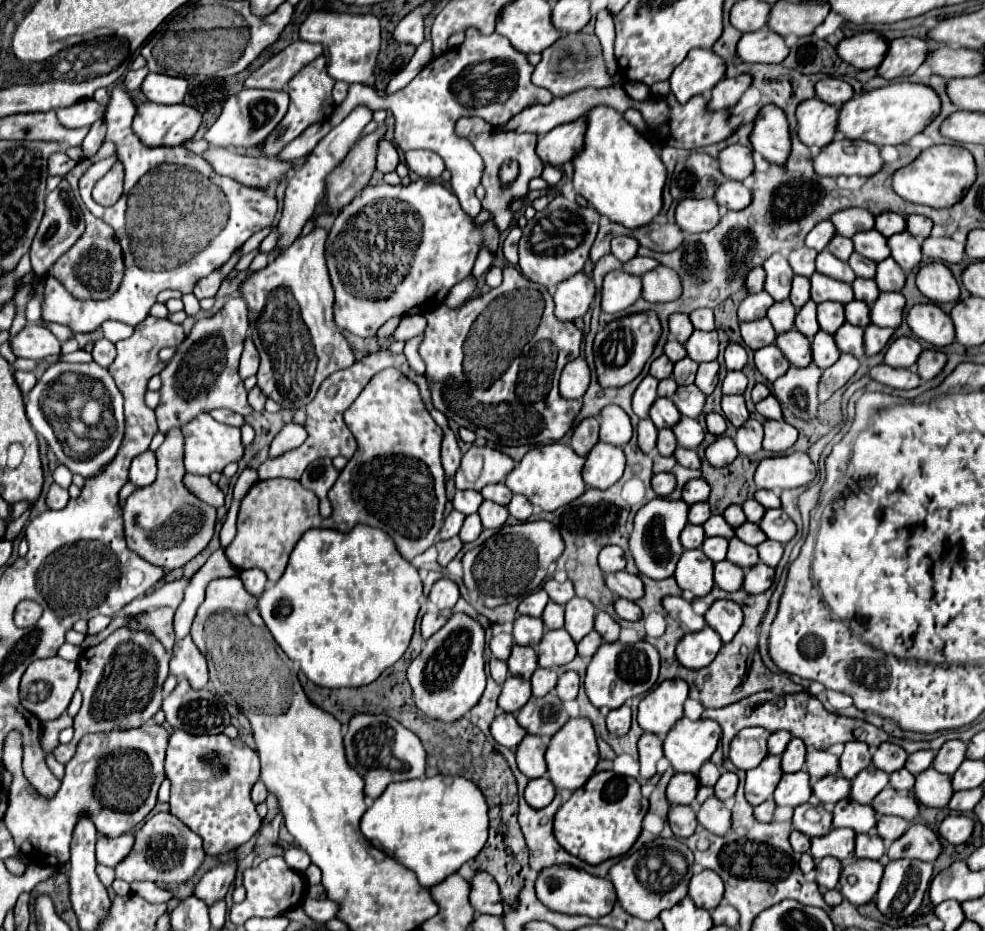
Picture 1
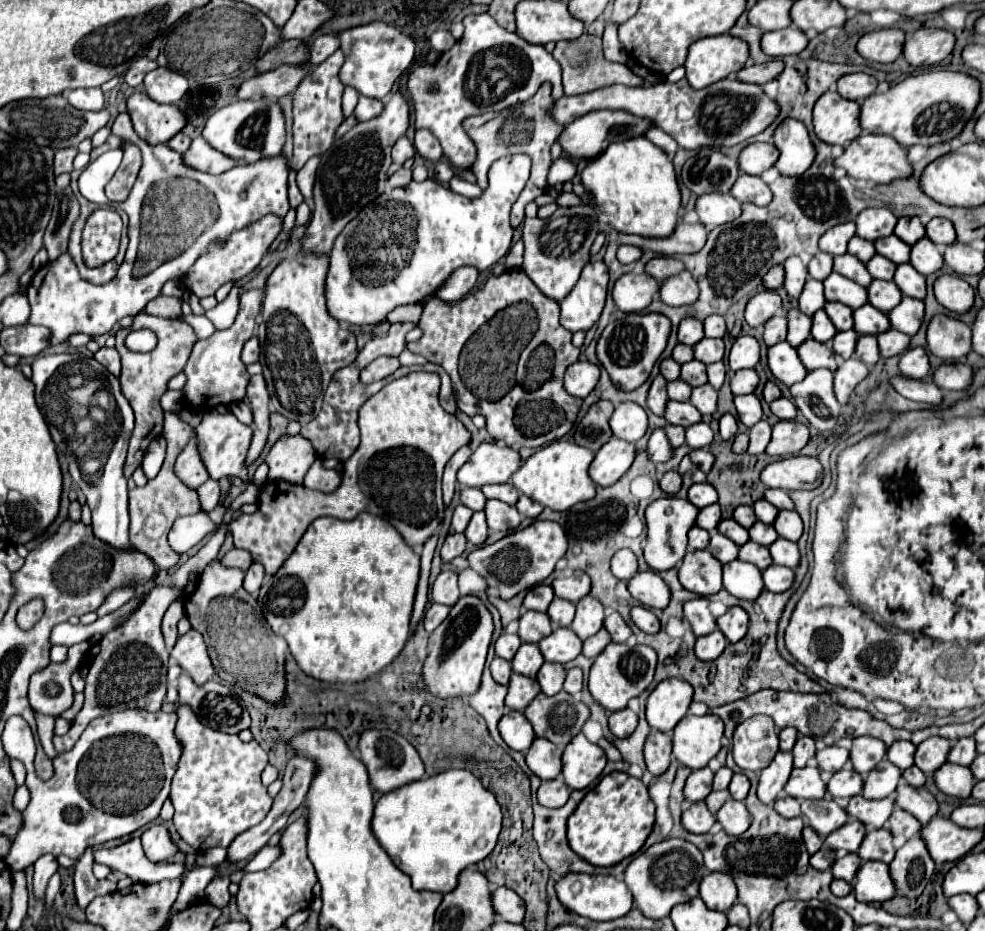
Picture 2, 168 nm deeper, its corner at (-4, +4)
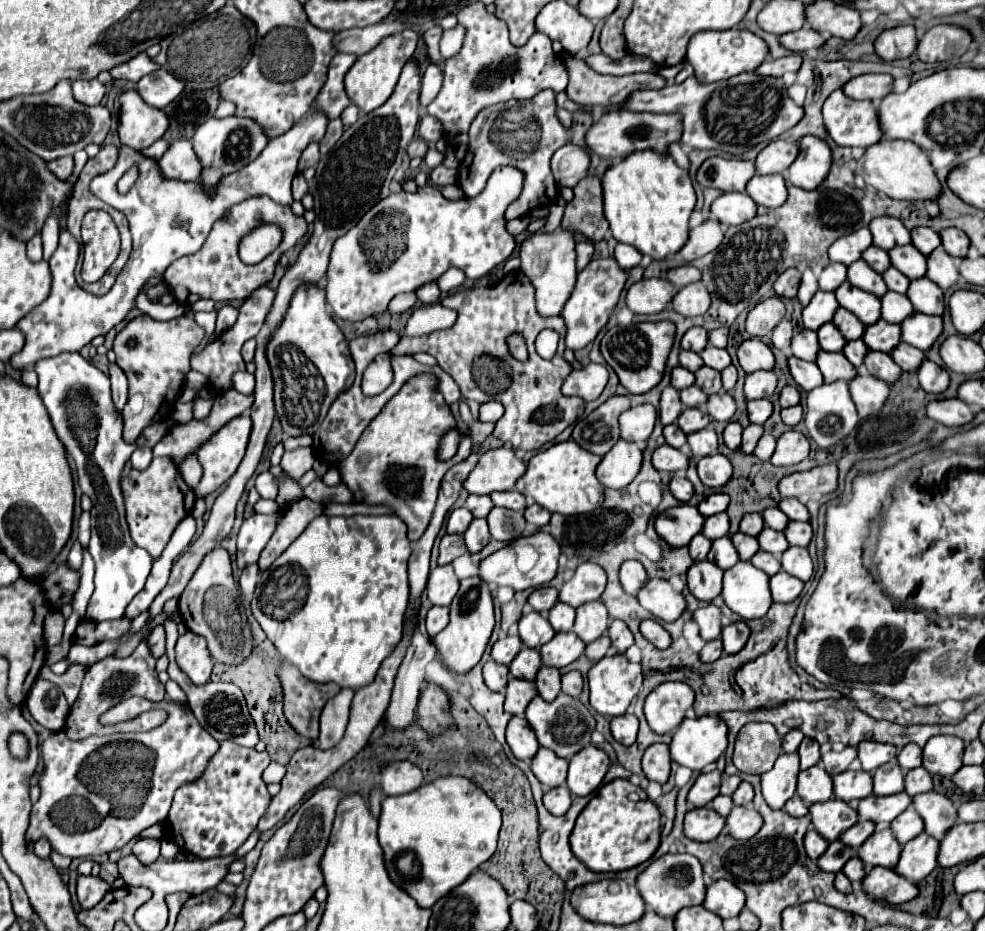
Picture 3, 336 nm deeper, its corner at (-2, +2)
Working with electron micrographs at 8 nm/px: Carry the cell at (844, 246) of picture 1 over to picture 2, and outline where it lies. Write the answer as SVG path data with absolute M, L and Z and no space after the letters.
M858 236L852 238L852 242L848 242L848 252L850 252L852 256L856 256L858 260L862 260L862 262L868 262L868 260L876 254L872 242L868 242L868 240L864 240L864 238L858 238Z

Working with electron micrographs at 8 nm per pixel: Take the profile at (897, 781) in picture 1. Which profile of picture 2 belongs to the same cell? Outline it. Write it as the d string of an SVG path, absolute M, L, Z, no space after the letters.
M916 766L906 768L906 770L902 772L902 778L904 778L910 786L918 786L918 788L922 788L922 786L924 786L924 782L926 782L926 778L924 778L922 770L920 770L920 768L916 768Z

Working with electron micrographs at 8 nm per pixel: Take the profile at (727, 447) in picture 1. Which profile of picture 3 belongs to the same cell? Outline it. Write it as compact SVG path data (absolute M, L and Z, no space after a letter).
M750 424L748 428L744 428L740 450L746 452L746 454L752 454L754 448L756 448L756 444L758 444L758 440L762 438L762 434L764 434L764 428L758 426L758 424Z

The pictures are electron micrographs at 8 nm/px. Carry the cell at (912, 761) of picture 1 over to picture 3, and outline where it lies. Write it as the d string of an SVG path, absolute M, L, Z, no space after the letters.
M934 736L924 746L924 768L930 774L954 776L962 768L964 742L954 736Z

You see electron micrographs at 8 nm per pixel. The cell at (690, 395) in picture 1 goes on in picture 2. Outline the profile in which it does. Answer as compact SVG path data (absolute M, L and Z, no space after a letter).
M704 384L692 390L690 402L700 410L700 414L712 414L716 410L716 398L718 398L718 392L710 384Z

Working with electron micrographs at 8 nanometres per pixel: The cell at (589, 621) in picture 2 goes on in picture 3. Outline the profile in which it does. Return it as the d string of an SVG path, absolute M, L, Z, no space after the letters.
M600 600L594 602L586 602L580 608L576 608L576 624L574 624L574 632L586 642L594 642L596 638L604 636L606 630L610 626L610 618L608 618L608 610Z

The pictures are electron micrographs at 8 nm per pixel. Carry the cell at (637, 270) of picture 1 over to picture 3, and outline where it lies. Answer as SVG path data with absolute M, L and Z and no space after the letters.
M686 264L686 266L680 266L680 268L674 268L668 272L668 280L678 286L678 288L684 288L686 284L692 284L692 282L698 282L702 276L702 272L698 272L698 268L694 268L692 264Z

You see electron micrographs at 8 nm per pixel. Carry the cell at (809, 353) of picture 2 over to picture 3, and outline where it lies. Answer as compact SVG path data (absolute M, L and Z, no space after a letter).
M820 352L816 360L818 368L822 370L824 382L834 382L834 380L854 380L858 376L858 370L842 356L842 352Z

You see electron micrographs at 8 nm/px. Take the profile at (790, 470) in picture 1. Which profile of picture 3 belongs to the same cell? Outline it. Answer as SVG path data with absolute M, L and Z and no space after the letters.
M826 464L816 466L808 472L796 472L790 476L784 476L778 484L778 490L782 496L792 498L806 498L806 496L824 496L832 494L838 488L838 466Z

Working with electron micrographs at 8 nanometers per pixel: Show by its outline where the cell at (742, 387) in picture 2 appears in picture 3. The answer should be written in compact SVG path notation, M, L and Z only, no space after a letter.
M752 372L746 376L744 384L744 394L748 400L758 400L758 398L770 398L776 390L778 376L774 372Z

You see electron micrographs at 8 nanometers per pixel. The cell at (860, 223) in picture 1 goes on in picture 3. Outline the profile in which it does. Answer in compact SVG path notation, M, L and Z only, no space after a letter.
M890 216L874 218L870 222L870 232L874 236L874 246L884 248L884 250L890 250L894 246L912 244L910 230L898 218L890 218Z

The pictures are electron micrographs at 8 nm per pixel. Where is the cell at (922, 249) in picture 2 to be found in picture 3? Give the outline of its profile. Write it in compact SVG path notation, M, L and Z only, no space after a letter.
M938 248L928 256L928 278L944 290L952 288L958 282L958 264L948 252L944 252L944 248Z

